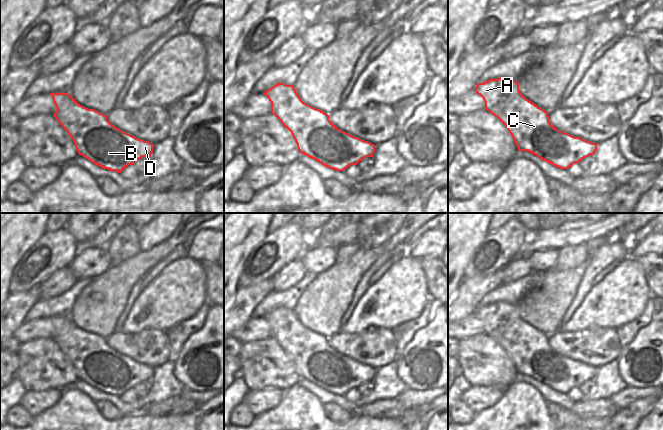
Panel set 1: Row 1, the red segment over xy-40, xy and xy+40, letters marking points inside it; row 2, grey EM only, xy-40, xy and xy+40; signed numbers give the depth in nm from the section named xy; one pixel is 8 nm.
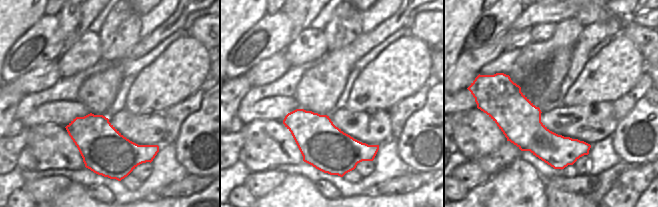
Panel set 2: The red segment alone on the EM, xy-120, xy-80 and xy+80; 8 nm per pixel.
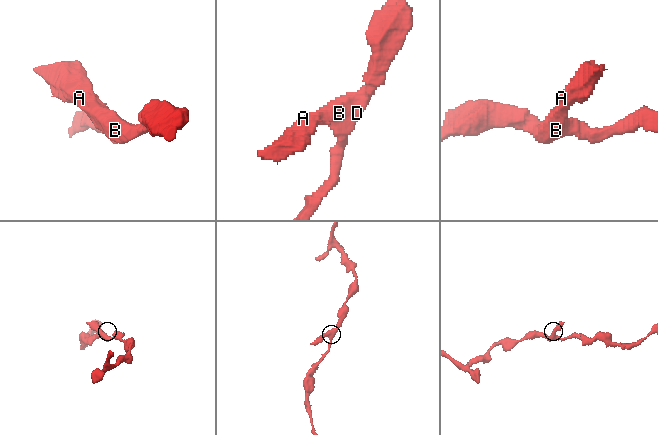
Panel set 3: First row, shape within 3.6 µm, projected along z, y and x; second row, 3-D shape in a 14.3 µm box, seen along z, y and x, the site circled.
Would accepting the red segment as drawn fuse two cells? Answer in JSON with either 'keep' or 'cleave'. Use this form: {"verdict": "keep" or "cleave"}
{"verdict": "keep"}

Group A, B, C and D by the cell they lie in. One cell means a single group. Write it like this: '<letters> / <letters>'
A B C D

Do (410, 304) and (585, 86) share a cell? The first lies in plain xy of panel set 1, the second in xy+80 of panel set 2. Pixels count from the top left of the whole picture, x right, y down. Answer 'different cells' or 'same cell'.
same cell

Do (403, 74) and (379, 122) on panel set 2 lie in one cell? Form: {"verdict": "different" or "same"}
{"verdict": "different"}

